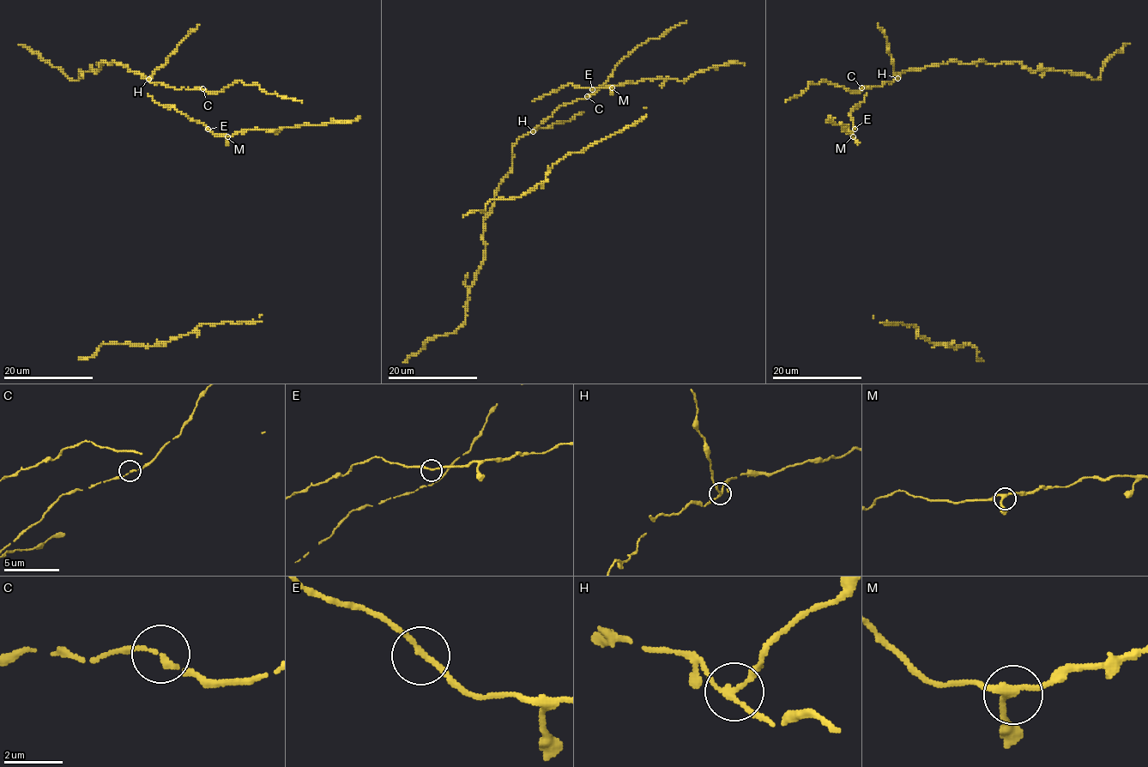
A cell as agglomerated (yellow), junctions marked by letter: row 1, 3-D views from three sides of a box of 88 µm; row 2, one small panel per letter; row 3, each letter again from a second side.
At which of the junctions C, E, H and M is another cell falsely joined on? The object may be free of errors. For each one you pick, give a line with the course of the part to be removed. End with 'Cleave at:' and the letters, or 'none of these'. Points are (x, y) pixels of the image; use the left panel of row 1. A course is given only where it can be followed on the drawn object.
H: foreign part runs (148, 79), (199, 24)
Cleave at: H

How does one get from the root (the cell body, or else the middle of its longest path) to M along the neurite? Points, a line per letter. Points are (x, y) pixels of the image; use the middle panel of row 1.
M: (592, 88), (612, 87)

